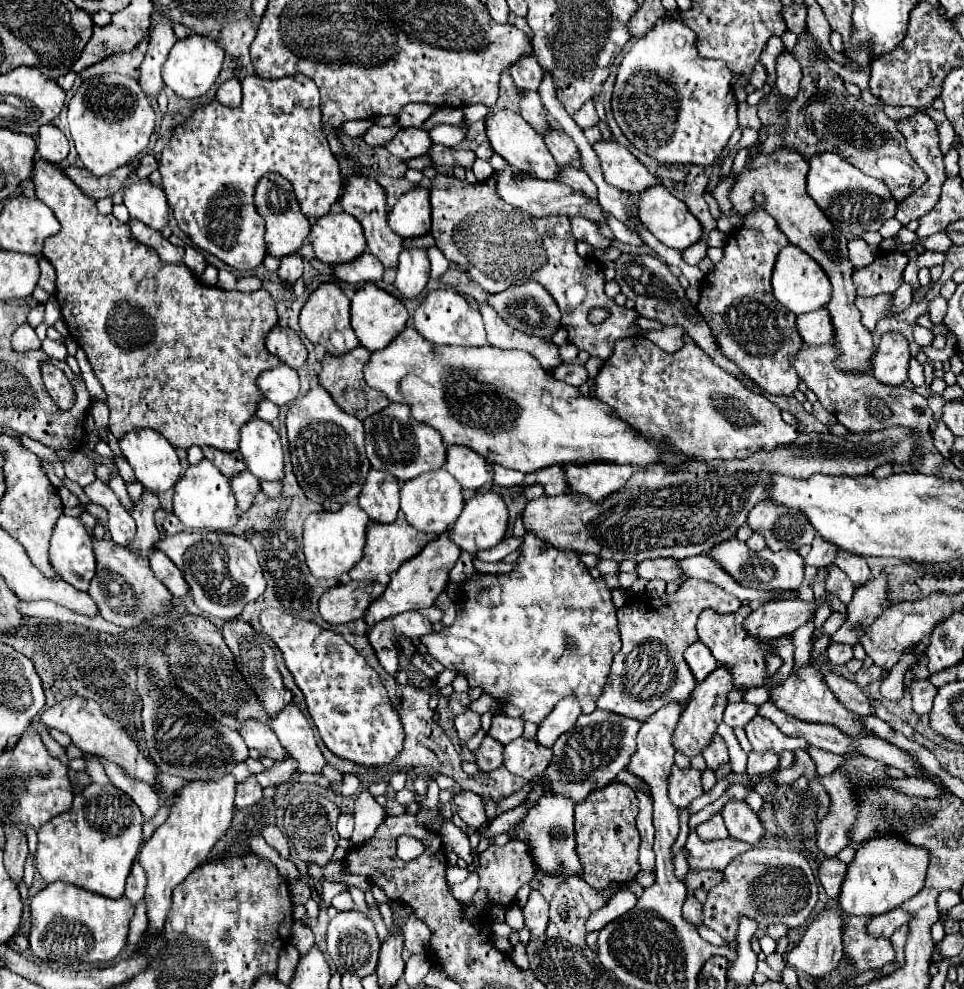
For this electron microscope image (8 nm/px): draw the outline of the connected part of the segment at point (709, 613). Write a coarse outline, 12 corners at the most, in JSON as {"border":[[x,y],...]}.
{"border":[[749,606],[707,608],[697,636],[735,684],[767,684],[767,650],[741,630]]}

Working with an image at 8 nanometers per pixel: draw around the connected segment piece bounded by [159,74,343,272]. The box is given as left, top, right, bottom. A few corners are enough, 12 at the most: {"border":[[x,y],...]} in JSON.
{"border":[[307,76],[241,80],[177,126],[159,172],[197,248],[267,254],[267,172],[307,218],[343,182]]}

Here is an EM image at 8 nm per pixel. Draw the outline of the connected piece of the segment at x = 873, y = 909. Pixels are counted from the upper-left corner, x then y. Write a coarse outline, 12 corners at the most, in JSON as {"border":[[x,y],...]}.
{"border":[[899,838],[857,850],[841,910],[877,916],[921,890],[929,854]]}

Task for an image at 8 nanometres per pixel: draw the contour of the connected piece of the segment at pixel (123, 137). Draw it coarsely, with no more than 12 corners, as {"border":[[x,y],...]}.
{"border":[[83,80],[67,108],[97,176],[143,152],[155,112],[139,82]]}

